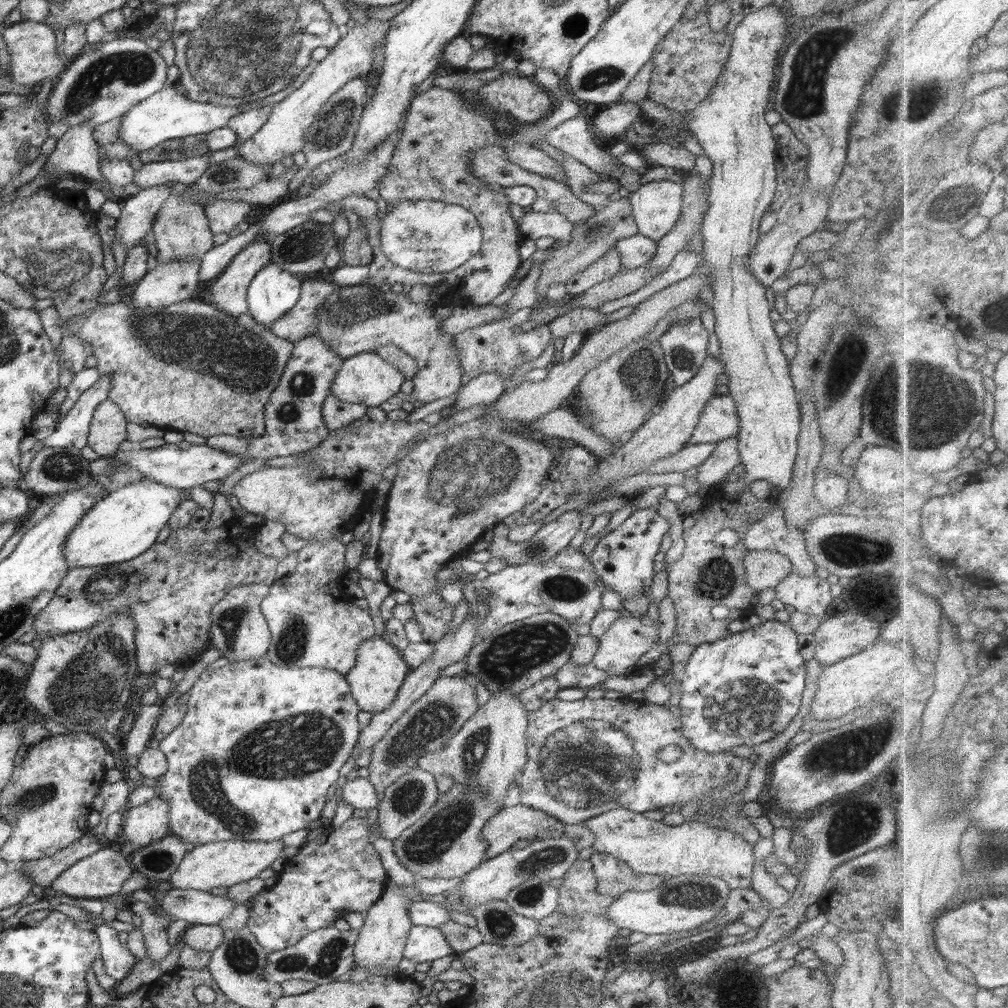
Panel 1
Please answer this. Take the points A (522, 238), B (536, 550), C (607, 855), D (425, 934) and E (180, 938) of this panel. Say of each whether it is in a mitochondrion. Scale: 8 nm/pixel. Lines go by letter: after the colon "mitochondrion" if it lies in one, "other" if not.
A: other
B: mitochondrion
C: other
D: other
E: other

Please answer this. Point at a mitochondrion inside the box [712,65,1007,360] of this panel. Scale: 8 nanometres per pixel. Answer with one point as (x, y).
(912, 103)

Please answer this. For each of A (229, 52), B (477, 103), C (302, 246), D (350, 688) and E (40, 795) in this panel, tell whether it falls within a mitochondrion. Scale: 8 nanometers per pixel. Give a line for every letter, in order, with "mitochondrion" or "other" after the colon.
A: mitochondrion
B: other
C: mitochondrion
D: other
E: mitochondrion

